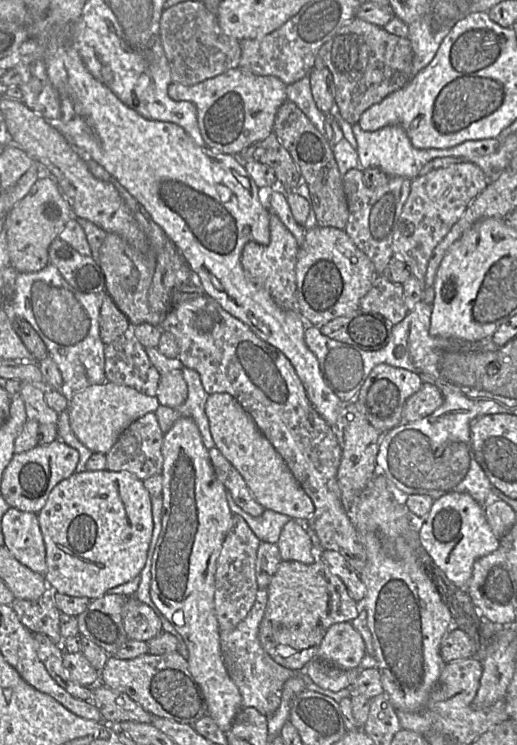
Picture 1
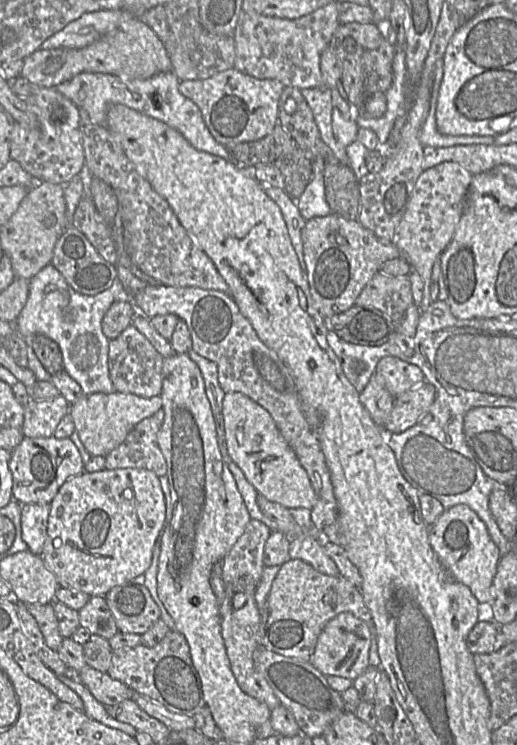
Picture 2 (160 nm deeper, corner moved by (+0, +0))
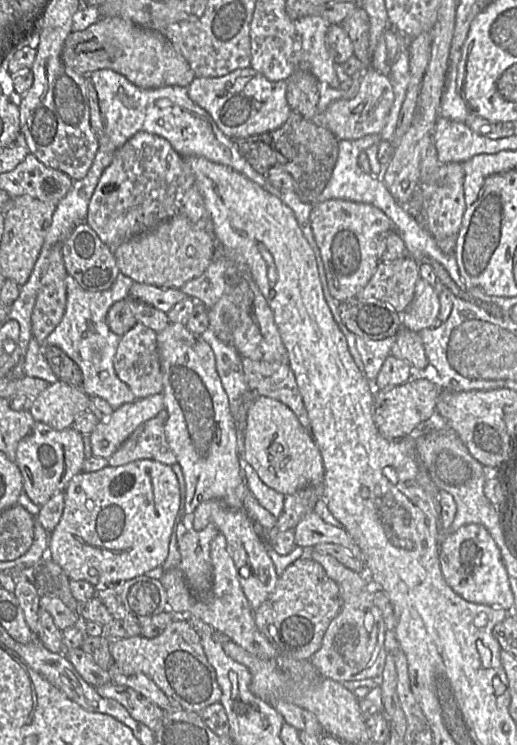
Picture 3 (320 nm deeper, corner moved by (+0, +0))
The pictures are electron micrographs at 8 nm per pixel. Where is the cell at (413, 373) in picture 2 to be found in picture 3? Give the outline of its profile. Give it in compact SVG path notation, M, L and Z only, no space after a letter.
M401 326L390 355L407 361L413 370L422 370L428 365L423 340L419 332Z

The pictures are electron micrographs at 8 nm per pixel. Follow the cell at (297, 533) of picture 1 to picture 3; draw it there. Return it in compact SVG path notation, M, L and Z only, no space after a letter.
M313 549L307 555L321 564L328 577L340 588L342 607L330 622L319 650L310 658L322 677L337 682L374 678L379 680L385 666L387 651L384 645L385 623L379 608L373 602L372 584L366 574L357 573L334 556L322 554Z

